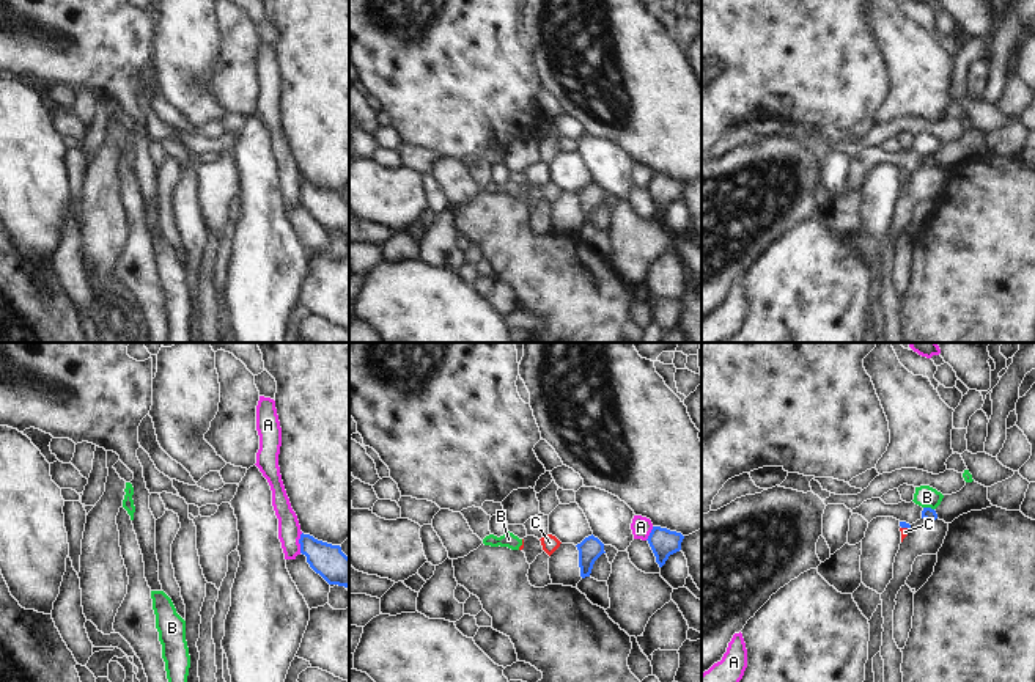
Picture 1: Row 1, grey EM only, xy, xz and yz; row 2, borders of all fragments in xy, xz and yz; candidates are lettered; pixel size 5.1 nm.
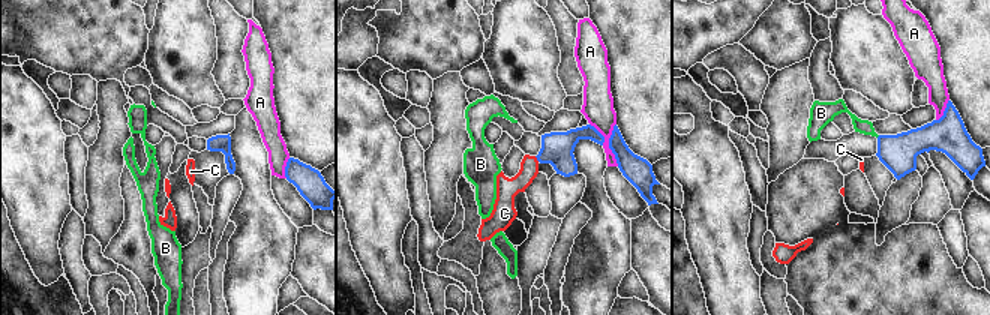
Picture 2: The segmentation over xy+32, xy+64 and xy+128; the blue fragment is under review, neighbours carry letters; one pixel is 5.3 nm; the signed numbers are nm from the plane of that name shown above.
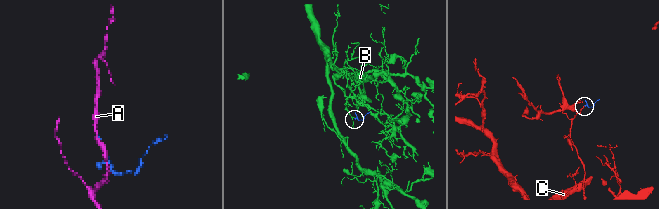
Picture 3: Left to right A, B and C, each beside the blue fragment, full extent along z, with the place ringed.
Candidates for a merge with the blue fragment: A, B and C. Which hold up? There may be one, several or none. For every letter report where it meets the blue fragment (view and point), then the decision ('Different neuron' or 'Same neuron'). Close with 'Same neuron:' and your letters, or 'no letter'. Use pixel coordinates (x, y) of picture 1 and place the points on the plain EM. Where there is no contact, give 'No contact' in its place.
A: Touches blue at xy (299, 190). Different neuron
B: Touches blue at yz (928, 156). Different neuron
C: Touches blue at yz (905, 175). Same neuron
Same neuron: C

